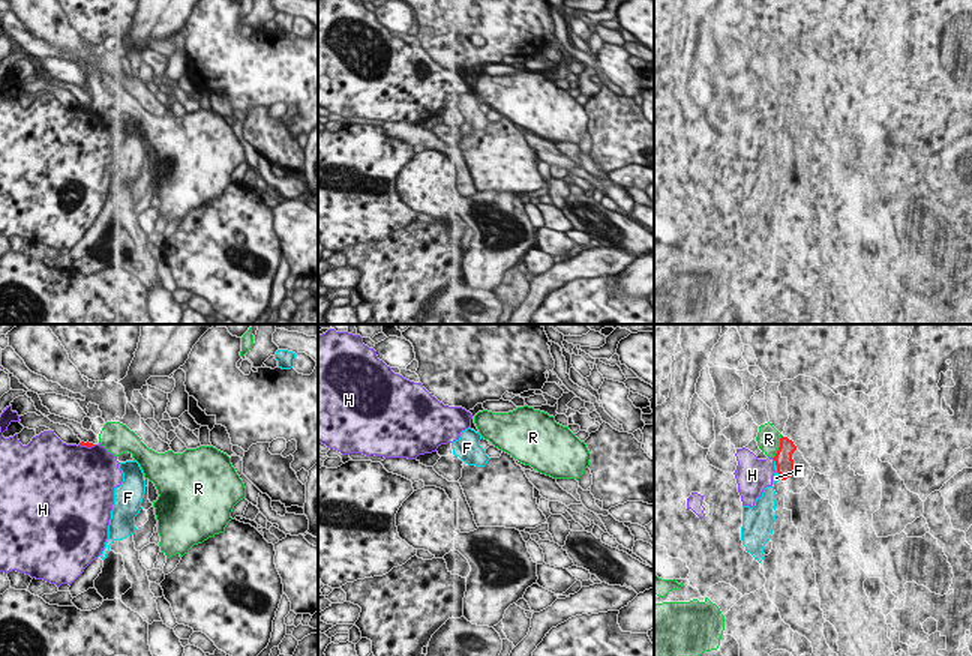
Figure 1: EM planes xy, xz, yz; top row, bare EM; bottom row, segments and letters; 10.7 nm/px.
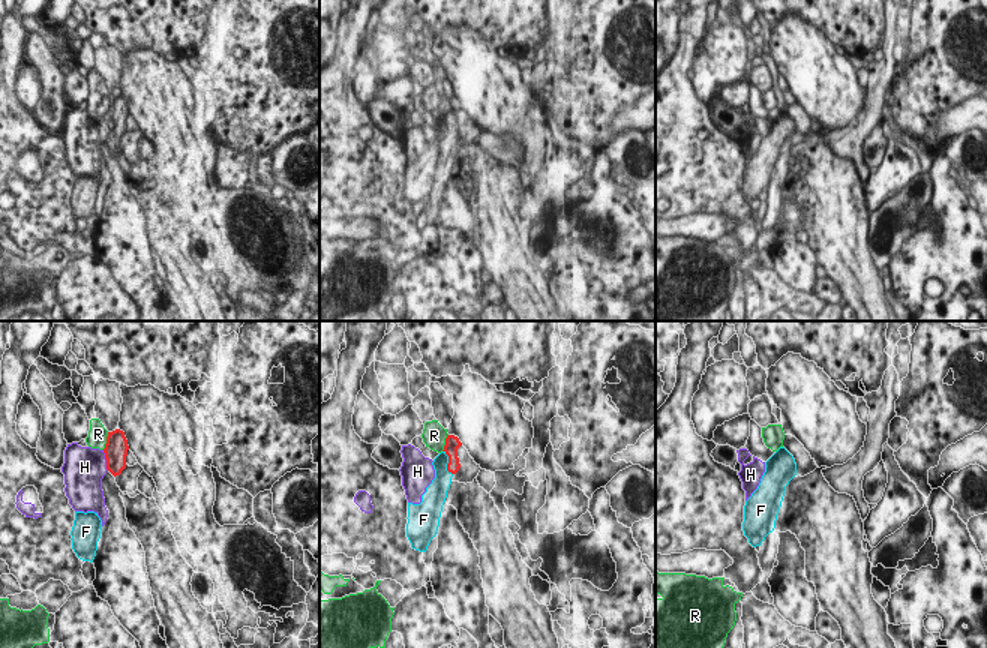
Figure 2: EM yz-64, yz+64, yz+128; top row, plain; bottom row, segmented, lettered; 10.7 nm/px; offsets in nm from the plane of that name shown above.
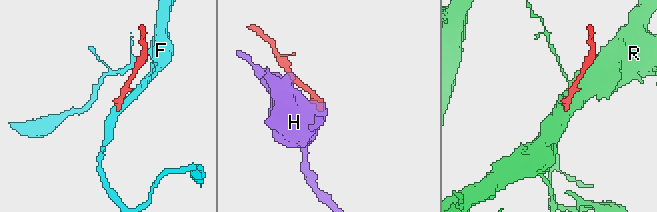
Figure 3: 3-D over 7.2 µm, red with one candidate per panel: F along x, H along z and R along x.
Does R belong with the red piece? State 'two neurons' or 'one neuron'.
two neurons

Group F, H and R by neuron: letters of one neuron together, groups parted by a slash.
F / H / R

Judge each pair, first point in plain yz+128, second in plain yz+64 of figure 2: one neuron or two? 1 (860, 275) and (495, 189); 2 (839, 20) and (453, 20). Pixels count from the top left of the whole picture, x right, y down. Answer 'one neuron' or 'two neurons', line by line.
1: one neuron
2: one neuron

